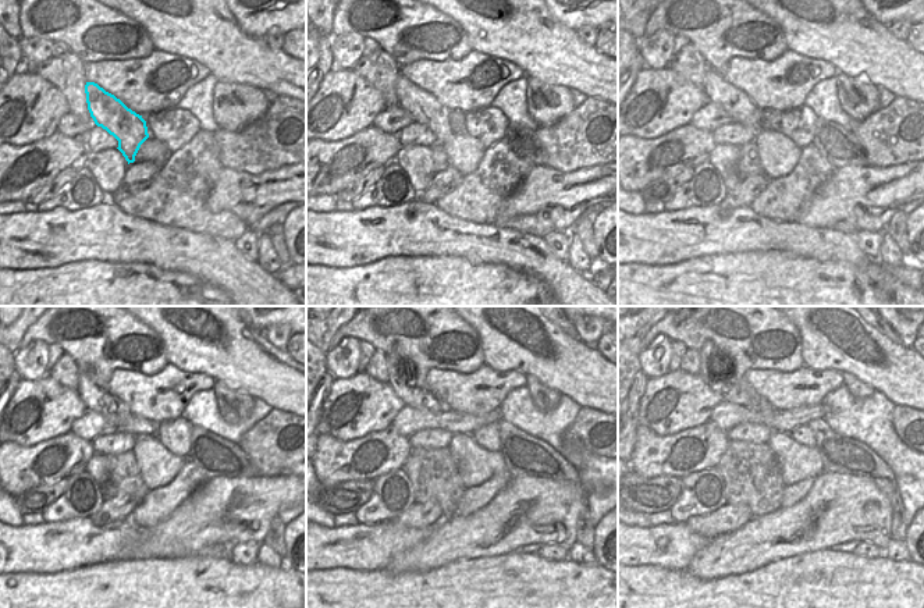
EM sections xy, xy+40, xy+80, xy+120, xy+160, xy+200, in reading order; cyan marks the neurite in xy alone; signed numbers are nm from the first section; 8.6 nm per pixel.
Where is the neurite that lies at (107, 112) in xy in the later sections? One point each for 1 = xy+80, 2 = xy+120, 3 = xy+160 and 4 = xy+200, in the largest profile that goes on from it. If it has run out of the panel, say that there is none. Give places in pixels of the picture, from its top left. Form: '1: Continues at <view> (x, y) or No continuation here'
1: Continues at xy+80 (736, 103)
2: Continues at xy+120 (112, 408)
3: Continues at xy+160 (413, 397)
4: Continues at xy+200 (729, 391).

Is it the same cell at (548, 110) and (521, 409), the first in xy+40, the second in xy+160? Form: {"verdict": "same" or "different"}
{"verdict": "different"}

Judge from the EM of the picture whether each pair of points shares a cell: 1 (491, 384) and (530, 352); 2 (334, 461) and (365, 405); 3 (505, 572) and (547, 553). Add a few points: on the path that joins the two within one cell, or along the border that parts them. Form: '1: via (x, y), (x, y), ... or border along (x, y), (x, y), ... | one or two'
1: border along (484, 363), (496, 370), (519, 370), (526, 374) | two
2: border along (377, 432), (349, 440), (320, 436) | two
3: border along (537, 554), (557, 561), (568, 558) | two

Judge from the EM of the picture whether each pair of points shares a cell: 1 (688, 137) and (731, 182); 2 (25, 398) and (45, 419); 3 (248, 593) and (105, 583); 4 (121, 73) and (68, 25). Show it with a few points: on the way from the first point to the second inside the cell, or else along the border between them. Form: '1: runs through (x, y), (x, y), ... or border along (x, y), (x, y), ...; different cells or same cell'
1: border along (715, 145), (707, 160); different cells
2: runs through (34, 397), (42, 404), (45, 411); same cell
3: runs through (212, 593), (141, 593); same cell
4: border along (139, 59), (85, 63); different cells

